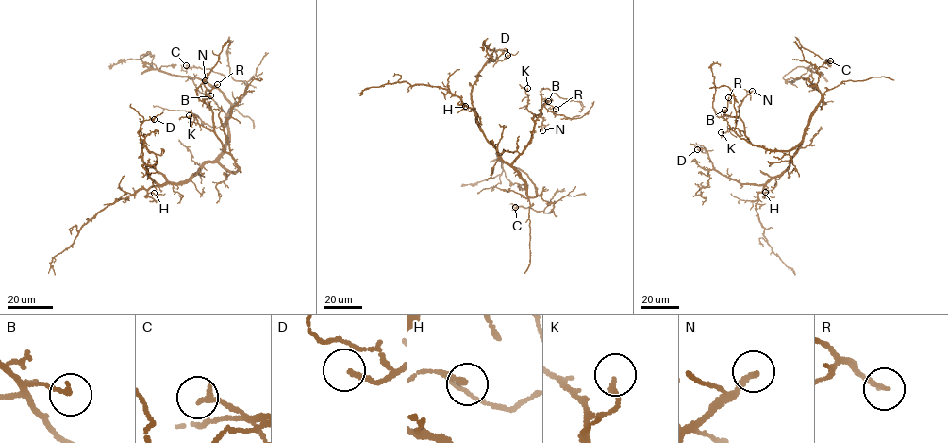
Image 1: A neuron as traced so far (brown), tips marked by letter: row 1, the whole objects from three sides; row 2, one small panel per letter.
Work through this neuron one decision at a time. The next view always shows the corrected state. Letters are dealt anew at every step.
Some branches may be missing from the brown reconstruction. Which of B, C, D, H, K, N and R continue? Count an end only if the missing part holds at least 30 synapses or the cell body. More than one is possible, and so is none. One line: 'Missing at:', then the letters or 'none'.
Missing at: N

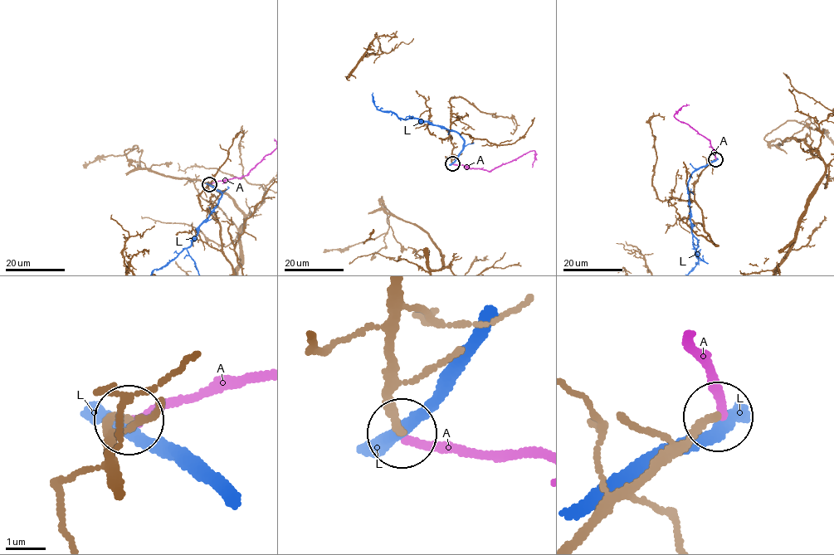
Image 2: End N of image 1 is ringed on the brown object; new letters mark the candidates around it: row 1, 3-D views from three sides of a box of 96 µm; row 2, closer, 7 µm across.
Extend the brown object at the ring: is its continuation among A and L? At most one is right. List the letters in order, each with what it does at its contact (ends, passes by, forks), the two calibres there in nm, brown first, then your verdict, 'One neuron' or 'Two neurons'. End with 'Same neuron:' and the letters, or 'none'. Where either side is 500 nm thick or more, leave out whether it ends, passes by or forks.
A: It ends there. Thickness 200 nm (brown) against 200 nm. One neuron
L: It passes by. Thickness 240 nm (brown) against 320 nm. Two neurons
Same neuron: A

